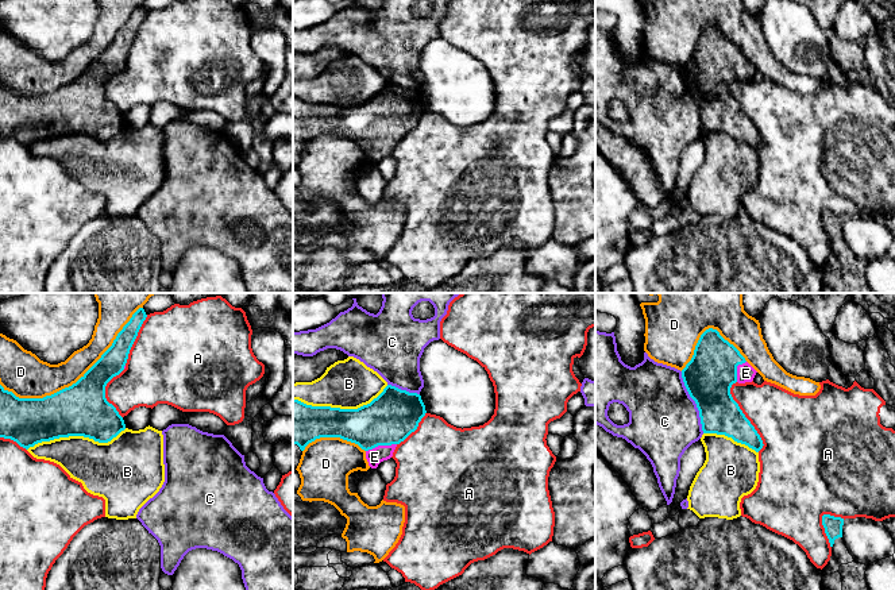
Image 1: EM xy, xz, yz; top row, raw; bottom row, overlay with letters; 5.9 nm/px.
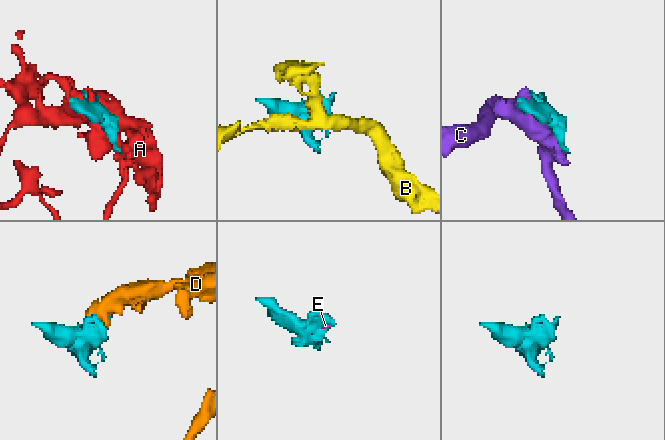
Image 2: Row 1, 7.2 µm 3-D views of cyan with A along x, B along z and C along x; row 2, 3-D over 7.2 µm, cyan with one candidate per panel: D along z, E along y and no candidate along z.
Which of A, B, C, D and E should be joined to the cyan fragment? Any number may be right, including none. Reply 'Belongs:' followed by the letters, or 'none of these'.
Belongs: E

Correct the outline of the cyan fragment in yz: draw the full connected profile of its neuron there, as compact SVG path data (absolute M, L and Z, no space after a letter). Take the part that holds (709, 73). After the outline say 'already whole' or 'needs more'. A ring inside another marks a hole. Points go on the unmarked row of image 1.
M717 27L701 32L682 76L699 108L703 131L725 132L756 150L763 146L760 132L730 92L733 81L752 80L756 70Z; needs more

